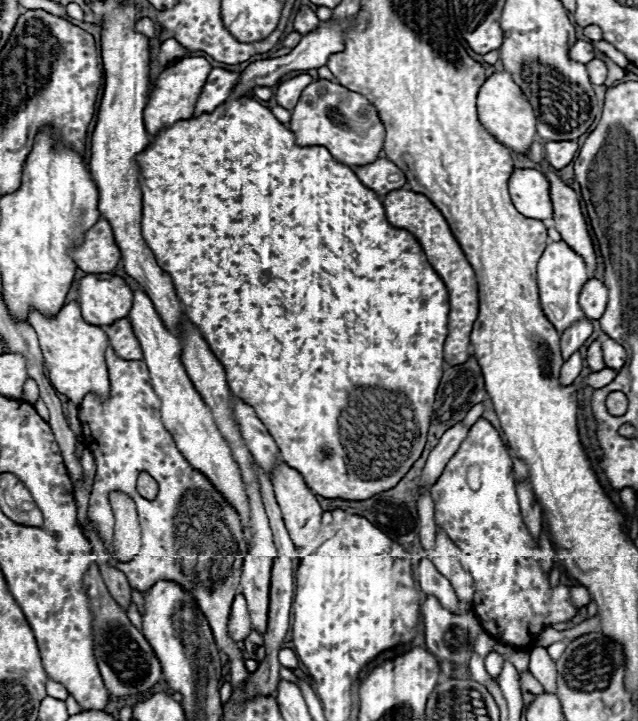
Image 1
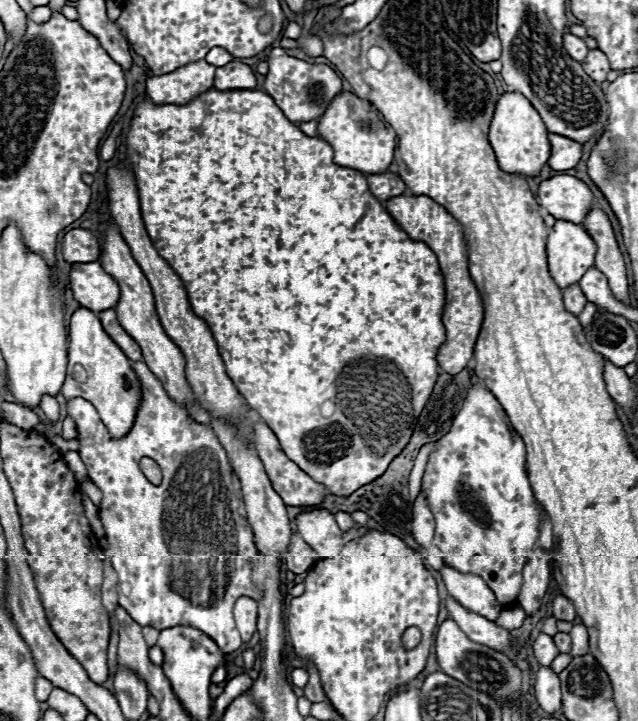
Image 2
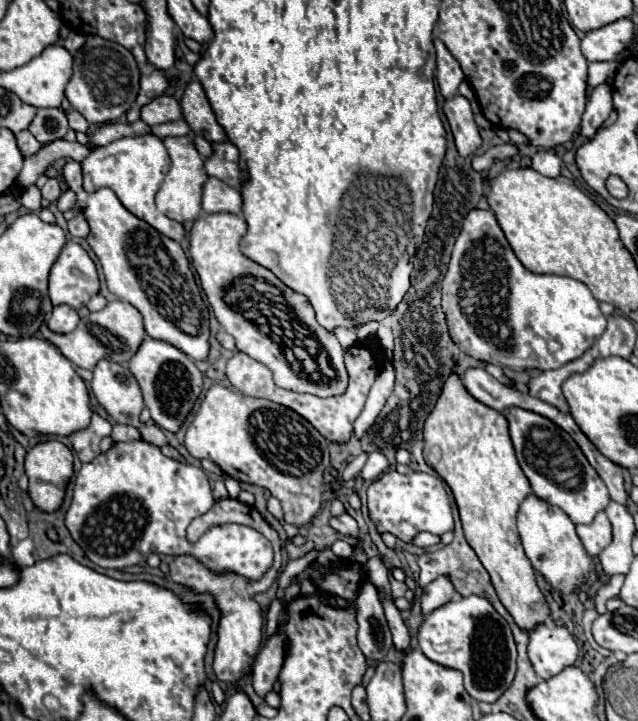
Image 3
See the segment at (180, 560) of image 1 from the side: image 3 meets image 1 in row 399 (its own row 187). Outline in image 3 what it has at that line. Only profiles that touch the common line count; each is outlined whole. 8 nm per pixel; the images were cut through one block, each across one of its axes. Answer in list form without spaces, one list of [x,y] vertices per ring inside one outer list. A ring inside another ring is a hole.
[[[142,134],[142,136],[126,136],[120,140],[110,142],[108,146],[94,148],[82,162],[84,172],[84,190],[94,192],[98,188],[112,188],[114,194],[120,198],[120,202],[140,220],[148,222],[152,228],[162,232],[164,236],[180,242],[184,238],[184,226],[180,222],[174,222],[160,214],[160,210],[154,204],[154,196],[160,188],[160,182],[170,170],[170,158],[164,148],[164,142],[156,138],[154,134]]]

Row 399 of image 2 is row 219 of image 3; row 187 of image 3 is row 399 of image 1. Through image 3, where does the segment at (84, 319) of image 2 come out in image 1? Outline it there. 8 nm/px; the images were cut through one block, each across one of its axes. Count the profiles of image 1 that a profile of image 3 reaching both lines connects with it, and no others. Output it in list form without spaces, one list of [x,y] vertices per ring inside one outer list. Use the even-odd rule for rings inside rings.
[[[78,302],[64,304],[56,316],[44,316],[38,310],[32,310],[28,314],[28,324],[38,334],[50,382],[60,394],[64,394],[74,406],[78,406],[82,398],[90,392],[98,396],[108,396],[110,382],[104,364],[104,350],[108,346],[108,336],[102,332],[100,326],[90,326],[82,320]]]

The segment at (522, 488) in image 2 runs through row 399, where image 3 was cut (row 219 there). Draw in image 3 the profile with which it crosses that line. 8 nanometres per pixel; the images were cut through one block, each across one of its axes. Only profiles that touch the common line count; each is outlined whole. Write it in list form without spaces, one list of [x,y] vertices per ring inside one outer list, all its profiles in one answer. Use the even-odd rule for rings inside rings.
[[[472,210],[464,220],[460,236],[456,238],[448,272],[442,280],[442,308],[448,330],[456,346],[472,358],[506,366],[512,370],[554,370],[580,358],[606,330],[606,316],[600,312],[600,302],[578,280],[568,276],[532,274],[514,256],[506,242],[494,214],[490,210]],[[550,340],[560,344],[560,350],[550,352]]]

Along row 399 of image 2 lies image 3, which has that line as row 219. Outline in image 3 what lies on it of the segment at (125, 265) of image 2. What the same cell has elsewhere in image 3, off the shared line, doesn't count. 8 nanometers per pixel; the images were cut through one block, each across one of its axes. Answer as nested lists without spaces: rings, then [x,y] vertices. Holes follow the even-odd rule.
[[[194,132],[182,136],[182,138],[164,138],[164,146],[170,154],[170,172],[166,174],[166,178],[160,184],[160,190],[156,194],[156,206],[162,214],[166,214],[168,218],[172,218],[176,222],[196,220],[202,212],[200,198],[202,198],[202,186],[208,176],[204,174],[204,164],[192,144],[192,136],[194,136]]]

